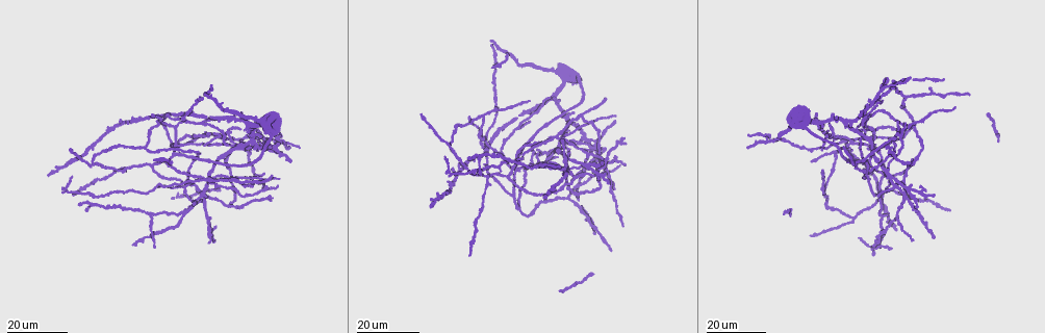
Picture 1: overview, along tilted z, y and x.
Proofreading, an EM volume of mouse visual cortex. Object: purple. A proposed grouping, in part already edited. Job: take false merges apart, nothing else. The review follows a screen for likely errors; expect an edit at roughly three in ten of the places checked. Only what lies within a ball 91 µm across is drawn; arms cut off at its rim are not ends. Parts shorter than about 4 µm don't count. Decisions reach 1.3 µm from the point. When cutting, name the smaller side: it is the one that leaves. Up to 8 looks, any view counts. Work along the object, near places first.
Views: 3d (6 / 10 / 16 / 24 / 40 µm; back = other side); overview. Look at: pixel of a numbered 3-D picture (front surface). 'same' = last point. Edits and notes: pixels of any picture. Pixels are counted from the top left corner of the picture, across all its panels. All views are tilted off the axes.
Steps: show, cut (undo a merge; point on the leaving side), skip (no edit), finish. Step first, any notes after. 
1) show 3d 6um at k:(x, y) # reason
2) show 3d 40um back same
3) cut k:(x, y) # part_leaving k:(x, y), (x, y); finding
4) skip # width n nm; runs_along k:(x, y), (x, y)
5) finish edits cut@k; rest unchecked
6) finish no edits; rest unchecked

show 3d 24um at 1:(516, 168) # thin arm on a thick one

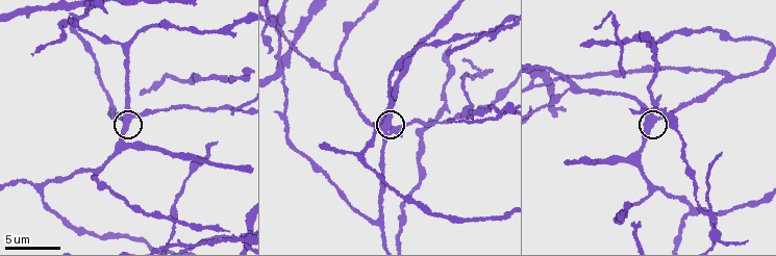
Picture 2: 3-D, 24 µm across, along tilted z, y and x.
show 3d 10um at 2:(384, 130)

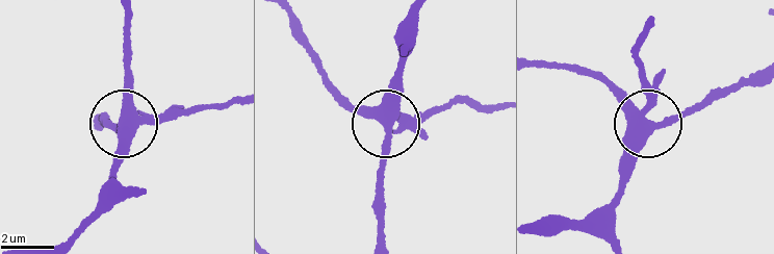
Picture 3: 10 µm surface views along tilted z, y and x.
skip # arms 4; runs_along 3:(617, 232), (614, 198), (647, 118), (640, 85); continuous, no second neuron

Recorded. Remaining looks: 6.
show 3d 24um at 1:(208, 222) # branch point

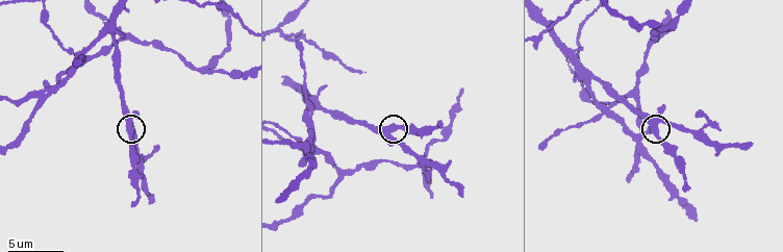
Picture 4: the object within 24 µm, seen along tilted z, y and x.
show 3d 10um at 4:(390, 138)

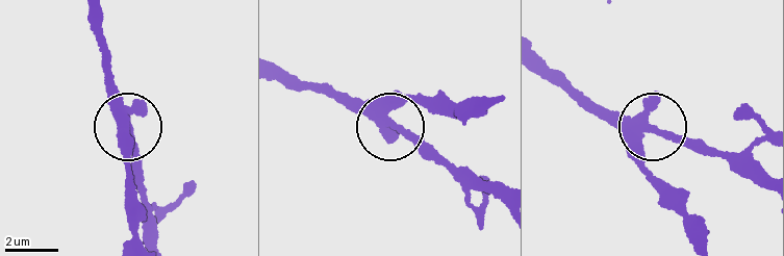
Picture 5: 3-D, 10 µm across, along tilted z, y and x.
skip # width 330 nm; runs_along 5:(282, 73), (388, 123), (394, 109), (418, 94); all the same neuron

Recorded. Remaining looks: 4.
show 3d 24um at 1:(533, 165) # three arms meet

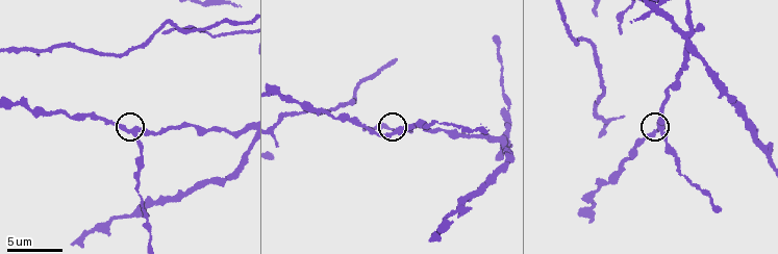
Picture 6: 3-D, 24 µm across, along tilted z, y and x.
show 3d 6um at 6:(134, 132)

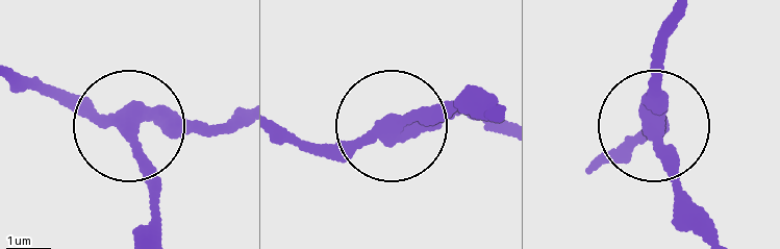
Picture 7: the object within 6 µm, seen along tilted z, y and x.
show 3d 6um back at 7:(390, 125) # other side

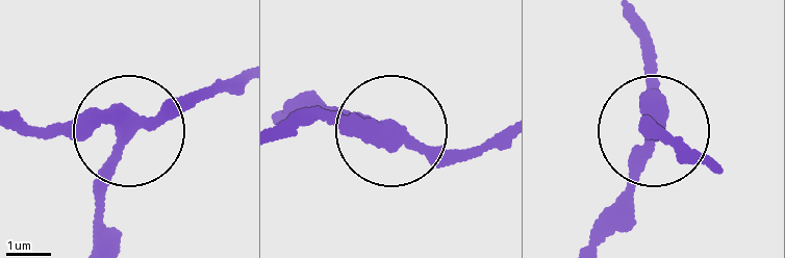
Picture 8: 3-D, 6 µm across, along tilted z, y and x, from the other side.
skip # side_arm 12 um; runs_along 8:(21, 120), (44, 127), (104, 114), (129, 128), (95, 242); one neuron here

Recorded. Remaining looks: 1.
show 3d 16um at 2:(711, 214) # looks like a crossing

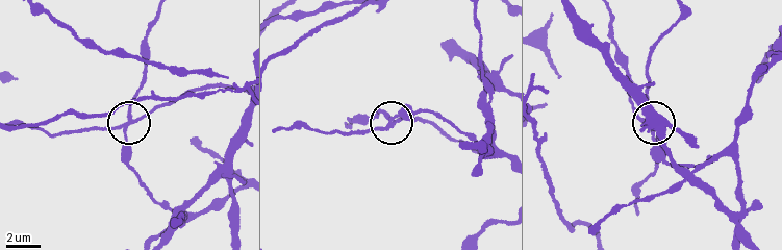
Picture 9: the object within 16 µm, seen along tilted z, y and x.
cut 9:(105, 127) # side_arm 15 um; two neurons meet here

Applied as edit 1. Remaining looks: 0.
finish edits cut@9; rest unchecked

